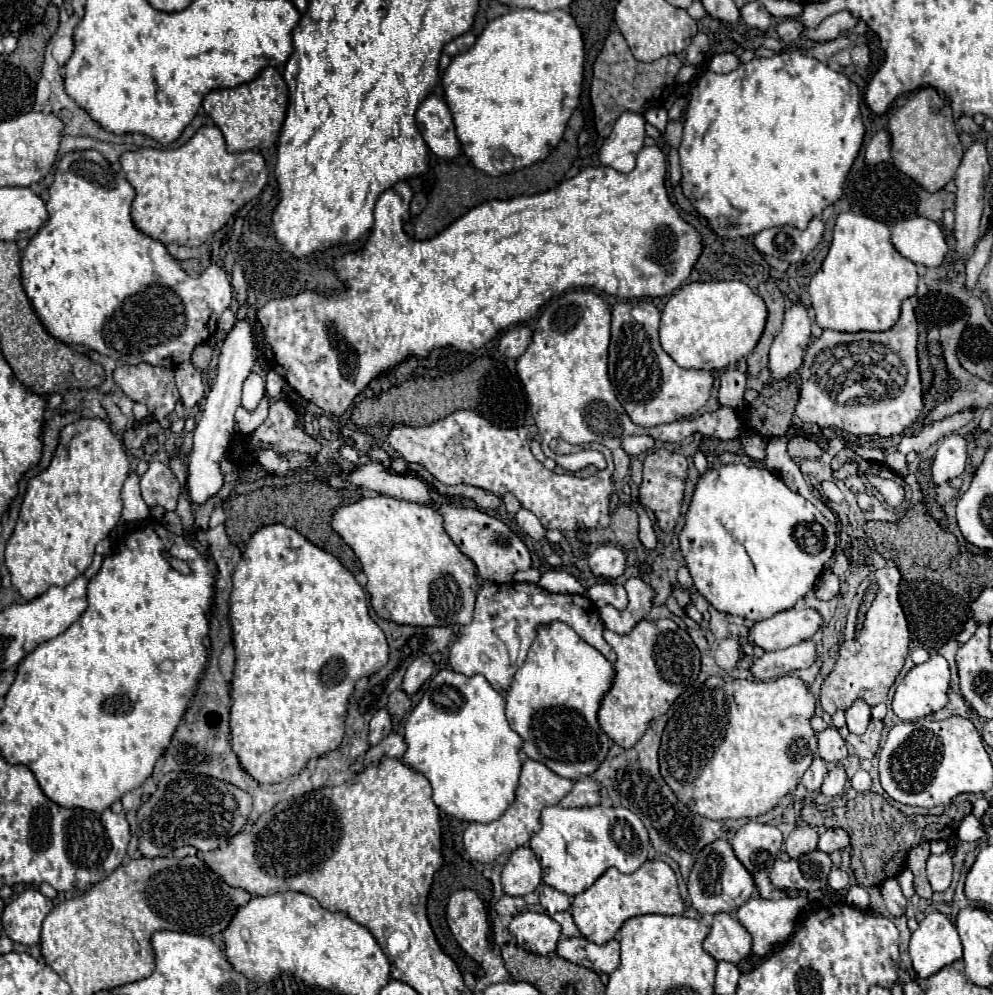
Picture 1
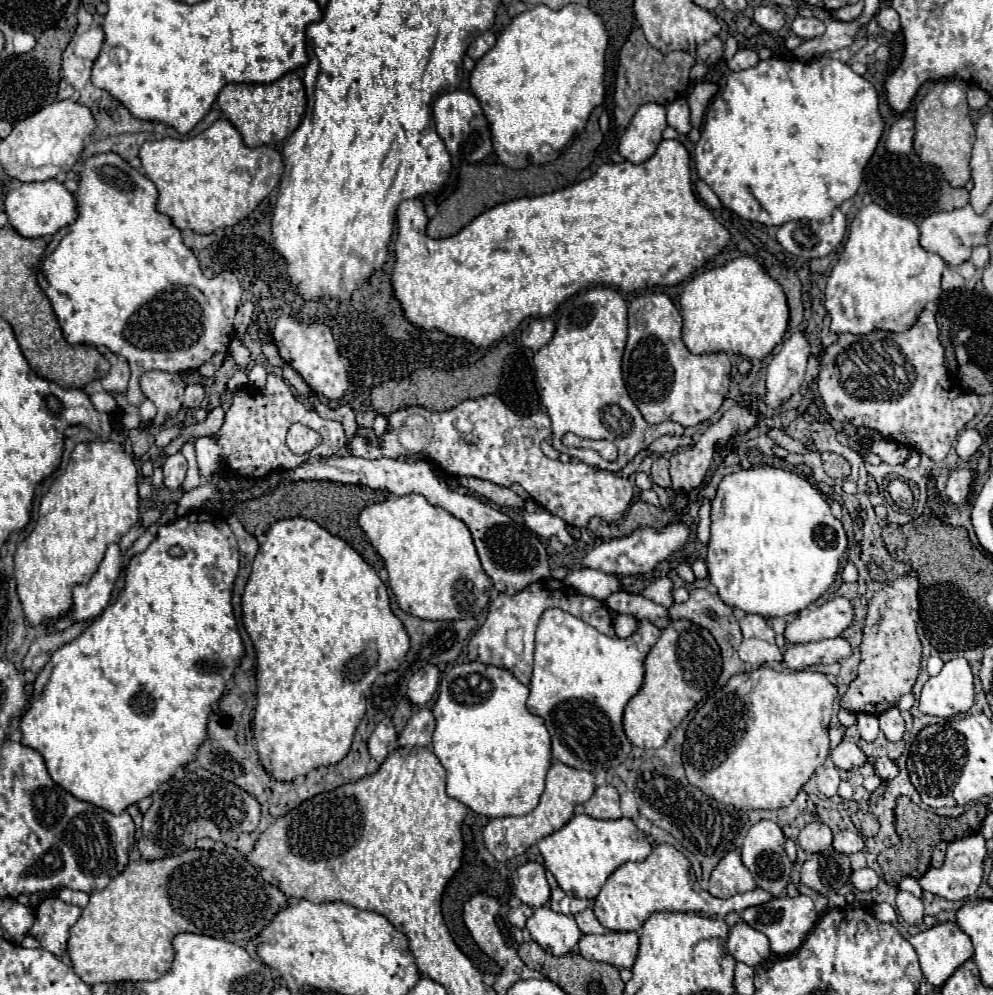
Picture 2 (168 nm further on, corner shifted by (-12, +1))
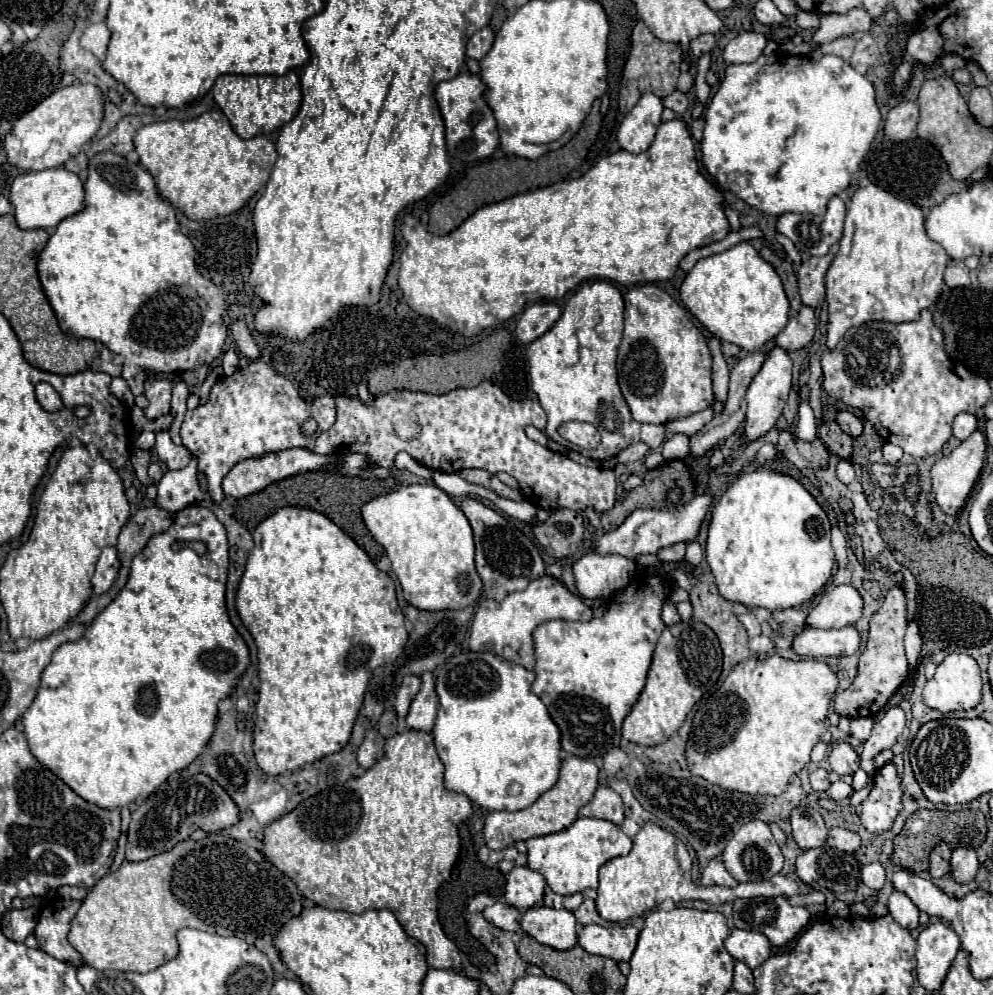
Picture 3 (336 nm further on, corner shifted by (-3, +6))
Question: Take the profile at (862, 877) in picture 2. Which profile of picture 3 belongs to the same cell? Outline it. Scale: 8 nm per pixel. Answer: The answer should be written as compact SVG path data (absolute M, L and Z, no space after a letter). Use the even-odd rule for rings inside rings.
M880 862L866 864L866 866L862 866L862 878L860 880L872 890L880 890L886 884L886 870Z

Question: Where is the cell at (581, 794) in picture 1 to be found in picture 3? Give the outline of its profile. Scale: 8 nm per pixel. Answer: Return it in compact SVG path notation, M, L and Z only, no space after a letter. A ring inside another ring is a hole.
M600 786L594 794L594 800L586 804L578 814L602 818L602 820L608 820L620 826L624 822L624 804L622 804L622 798L612 788Z

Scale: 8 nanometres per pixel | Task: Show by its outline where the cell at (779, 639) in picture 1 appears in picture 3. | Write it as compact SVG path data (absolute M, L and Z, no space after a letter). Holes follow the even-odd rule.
M840 584L822 596L806 622L812 628L844 628L858 622L862 608L862 594L850 584Z

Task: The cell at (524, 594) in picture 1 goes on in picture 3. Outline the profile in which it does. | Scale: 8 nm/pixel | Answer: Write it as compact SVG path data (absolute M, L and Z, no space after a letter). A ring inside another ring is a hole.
M542 576L530 582L526 590L508 594L502 602L480 602L472 622L468 644L474 652L496 652L504 660L532 670L536 664L532 634L540 624L550 620L592 620L592 610L586 604L582 604L582 600L574 596L562 582L558 582L552 576Z

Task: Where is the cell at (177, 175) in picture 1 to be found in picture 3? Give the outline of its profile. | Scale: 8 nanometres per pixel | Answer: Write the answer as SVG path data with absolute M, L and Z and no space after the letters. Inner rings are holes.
M220 110L194 120L166 120L140 128L134 136L140 164L154 176L160 196L192 220L210 220L240 210L270 178L276 146L258 134L242 140Z

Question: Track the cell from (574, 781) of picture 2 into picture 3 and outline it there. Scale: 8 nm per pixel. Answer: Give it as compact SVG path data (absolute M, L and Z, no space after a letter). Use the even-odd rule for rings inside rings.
M566 758L560 768L560 778L554 788L544 792L532 806L518 812L490 812L484 822L484 838L488 848L502 850L518 840L530 840L568 828L576 818L578 810L586 806L598 788L598 766L584 758Z

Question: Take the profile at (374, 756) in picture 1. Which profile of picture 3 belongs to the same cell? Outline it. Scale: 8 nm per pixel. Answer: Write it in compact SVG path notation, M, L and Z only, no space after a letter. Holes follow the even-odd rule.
M430 672L422 674L422 686L416 698L412 700L410 712L406 716L406 724L412 730L430 732L436 722L436 710L438 710L438 698L436 698L436 686Z

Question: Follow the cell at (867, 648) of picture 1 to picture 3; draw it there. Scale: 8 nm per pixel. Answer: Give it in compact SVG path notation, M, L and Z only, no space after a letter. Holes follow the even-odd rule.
M894 586L888 590L882 608L870 618L870 634L866 652L860 656L858 676L850 688L842 694L834 696L834 710L846 718L860 718L860 716L876 716L892 694L902 686L908 678L908 660L904 654L904 634L906 634L906 596L904 590Z

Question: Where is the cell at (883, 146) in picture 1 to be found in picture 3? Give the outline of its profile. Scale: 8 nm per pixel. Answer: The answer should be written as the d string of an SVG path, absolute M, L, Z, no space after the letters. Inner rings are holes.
M902 100L894 108L890 108L886 122L884 122L884 134L890 140L908 140L916 134L918 118L920 118L918 102Z

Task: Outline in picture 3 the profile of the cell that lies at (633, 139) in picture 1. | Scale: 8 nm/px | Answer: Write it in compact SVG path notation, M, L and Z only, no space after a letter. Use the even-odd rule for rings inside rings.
M646 92L618 128L618 144L628 152L646 152L656 136L662 116L662 100Z

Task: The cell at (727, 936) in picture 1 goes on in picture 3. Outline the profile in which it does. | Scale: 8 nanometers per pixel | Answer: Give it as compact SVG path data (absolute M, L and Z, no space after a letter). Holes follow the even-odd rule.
M734 928L732 934L724 940L724 944L732 958L744 962L752 970L756 966L762 966L772 956L772 946L768 938L760 932L748 932L748 930Z

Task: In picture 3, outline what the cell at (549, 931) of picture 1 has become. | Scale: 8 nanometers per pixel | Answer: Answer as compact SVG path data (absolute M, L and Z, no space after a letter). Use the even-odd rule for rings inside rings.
M534 906L522 916L522 930L556 950L570 950L578 942L576 918L570 910L552 910L548 906Z

